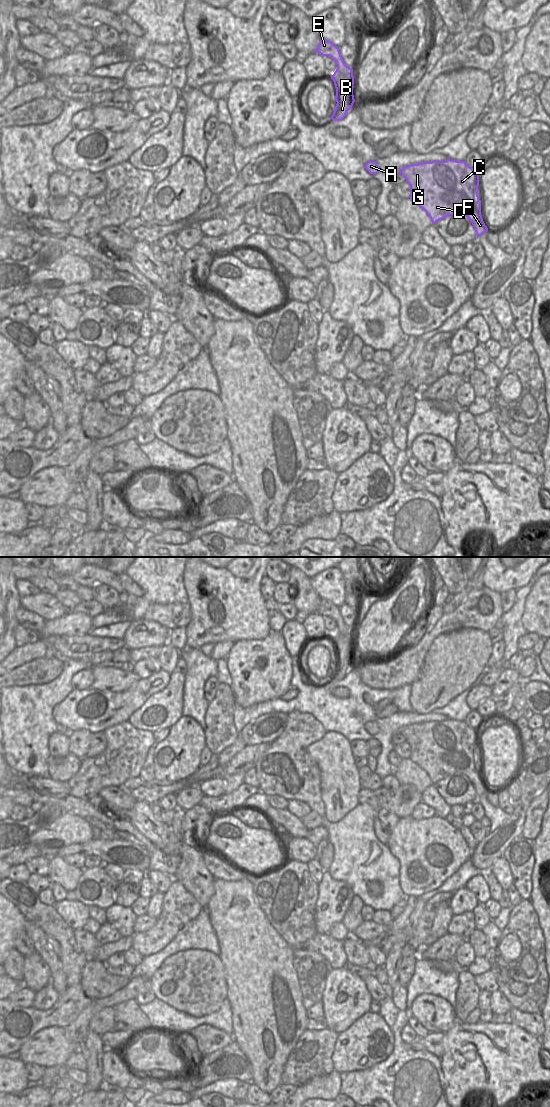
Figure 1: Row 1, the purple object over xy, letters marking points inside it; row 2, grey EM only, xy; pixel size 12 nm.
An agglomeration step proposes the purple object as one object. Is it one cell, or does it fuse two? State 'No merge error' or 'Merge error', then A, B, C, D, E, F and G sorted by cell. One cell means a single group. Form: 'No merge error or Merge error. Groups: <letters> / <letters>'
Merge error. Groups: A C D E F G / B

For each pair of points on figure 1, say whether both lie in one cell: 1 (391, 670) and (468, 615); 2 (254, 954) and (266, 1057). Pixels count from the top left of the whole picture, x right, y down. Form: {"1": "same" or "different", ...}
{"1": "same", "2": "same"}

